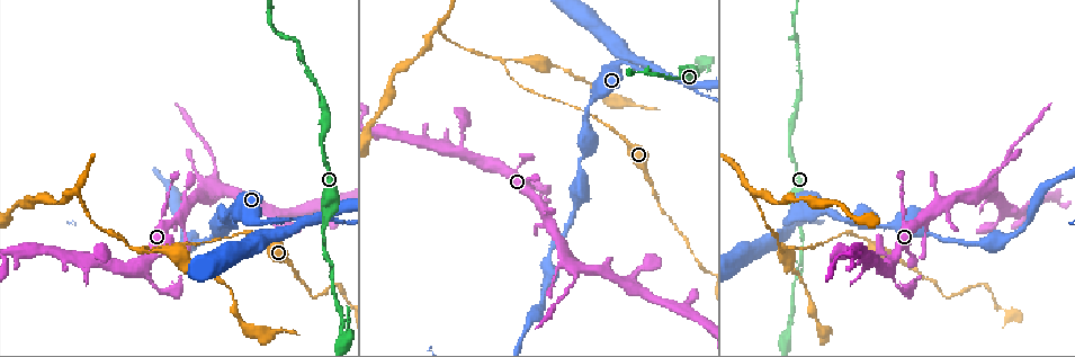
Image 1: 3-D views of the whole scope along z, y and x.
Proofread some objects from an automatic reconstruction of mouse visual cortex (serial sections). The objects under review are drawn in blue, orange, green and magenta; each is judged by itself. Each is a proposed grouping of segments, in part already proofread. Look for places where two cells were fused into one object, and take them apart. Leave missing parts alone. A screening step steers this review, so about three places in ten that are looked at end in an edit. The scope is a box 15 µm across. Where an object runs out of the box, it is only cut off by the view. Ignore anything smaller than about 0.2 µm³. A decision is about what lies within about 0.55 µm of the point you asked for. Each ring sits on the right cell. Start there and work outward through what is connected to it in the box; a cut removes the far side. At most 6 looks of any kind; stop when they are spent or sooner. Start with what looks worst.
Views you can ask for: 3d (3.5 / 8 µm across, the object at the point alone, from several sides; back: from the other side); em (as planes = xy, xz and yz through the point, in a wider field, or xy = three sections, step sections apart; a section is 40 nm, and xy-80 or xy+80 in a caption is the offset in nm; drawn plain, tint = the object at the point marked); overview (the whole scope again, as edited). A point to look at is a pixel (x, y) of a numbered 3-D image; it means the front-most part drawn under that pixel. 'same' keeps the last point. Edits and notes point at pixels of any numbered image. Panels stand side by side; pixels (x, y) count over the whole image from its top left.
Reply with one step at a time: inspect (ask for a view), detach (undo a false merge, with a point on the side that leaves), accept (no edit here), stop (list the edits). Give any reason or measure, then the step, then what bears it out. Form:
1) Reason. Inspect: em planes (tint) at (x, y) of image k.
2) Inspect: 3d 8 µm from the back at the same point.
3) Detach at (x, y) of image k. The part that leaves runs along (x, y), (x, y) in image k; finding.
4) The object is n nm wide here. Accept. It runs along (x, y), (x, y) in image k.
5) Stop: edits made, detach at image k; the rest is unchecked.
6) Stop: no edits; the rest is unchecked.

Sudden change in width. Inspect: 3d 3.5 µm from the back at (785, 250) of image 1.

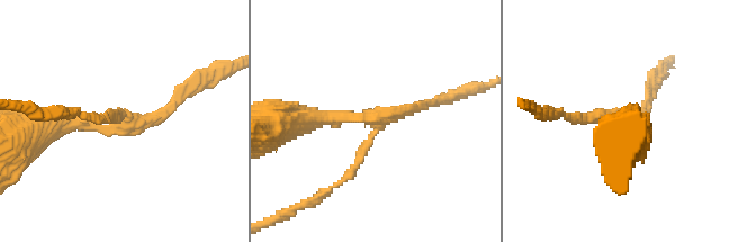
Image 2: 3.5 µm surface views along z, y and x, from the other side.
3 arms meet here; the arms are 150, 150, 200 nm wide; shape alone is not enough. Inspect: em planes (tint) at (377, 121) of image 2.

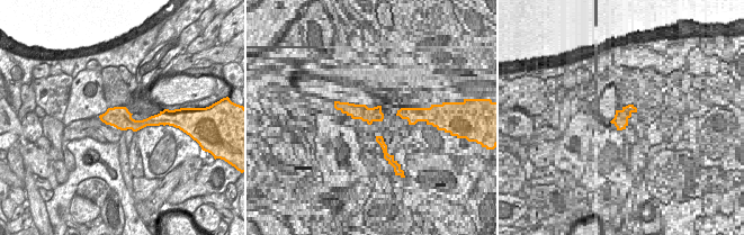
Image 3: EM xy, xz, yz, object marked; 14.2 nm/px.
Accept. It runs along (338, 184), (386, 117), (441, 100) in image 2; continuous, no second cell.

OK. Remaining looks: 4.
Abrupt turn. Inspect: 3d 3.5 µm from the back at (438, 30) of image 1.

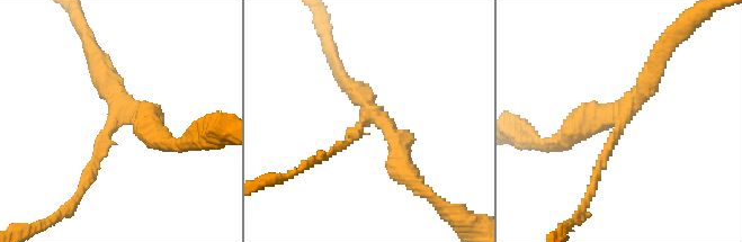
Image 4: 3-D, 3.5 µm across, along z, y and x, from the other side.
3 arms meet here; the arms are 150, 300, 350 nm wide; shape alone is not enough. Inspect: em planes (tint) at (369, 115) of image 4.

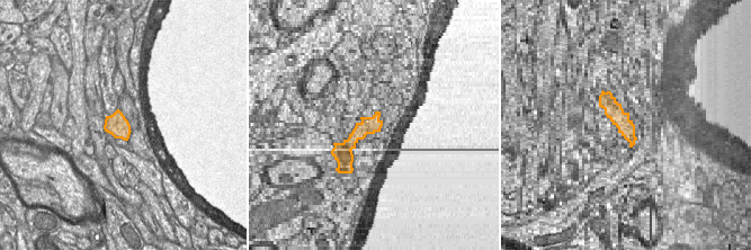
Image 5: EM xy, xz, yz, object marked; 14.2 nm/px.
Cut it another way. Inspect: em xy step 1 (tint) at the same point.

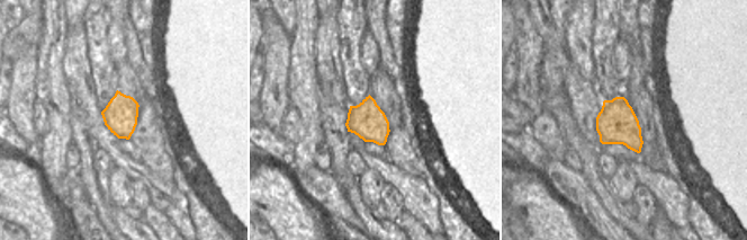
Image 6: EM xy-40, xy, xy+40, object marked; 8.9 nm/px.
Accept. It runs along (87, 177), (118, 115), (152, 132) in image 4; all the same cell.

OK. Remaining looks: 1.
A narrow waist. Inspect: 3d 3.5 µm at (393, 76) of image 1.

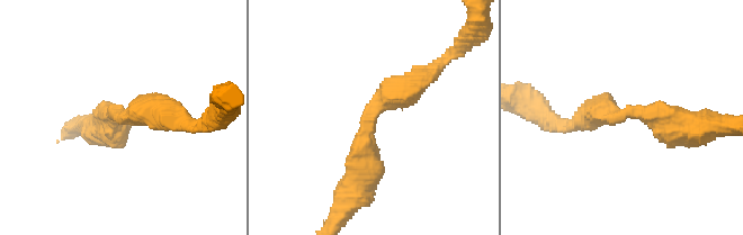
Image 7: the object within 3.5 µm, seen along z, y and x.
Accept. It runs along (424, 75), (369, 114), (358, 186) in image 7; all the same cell.

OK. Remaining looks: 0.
Stop: no edits; the rest is unchecked.

